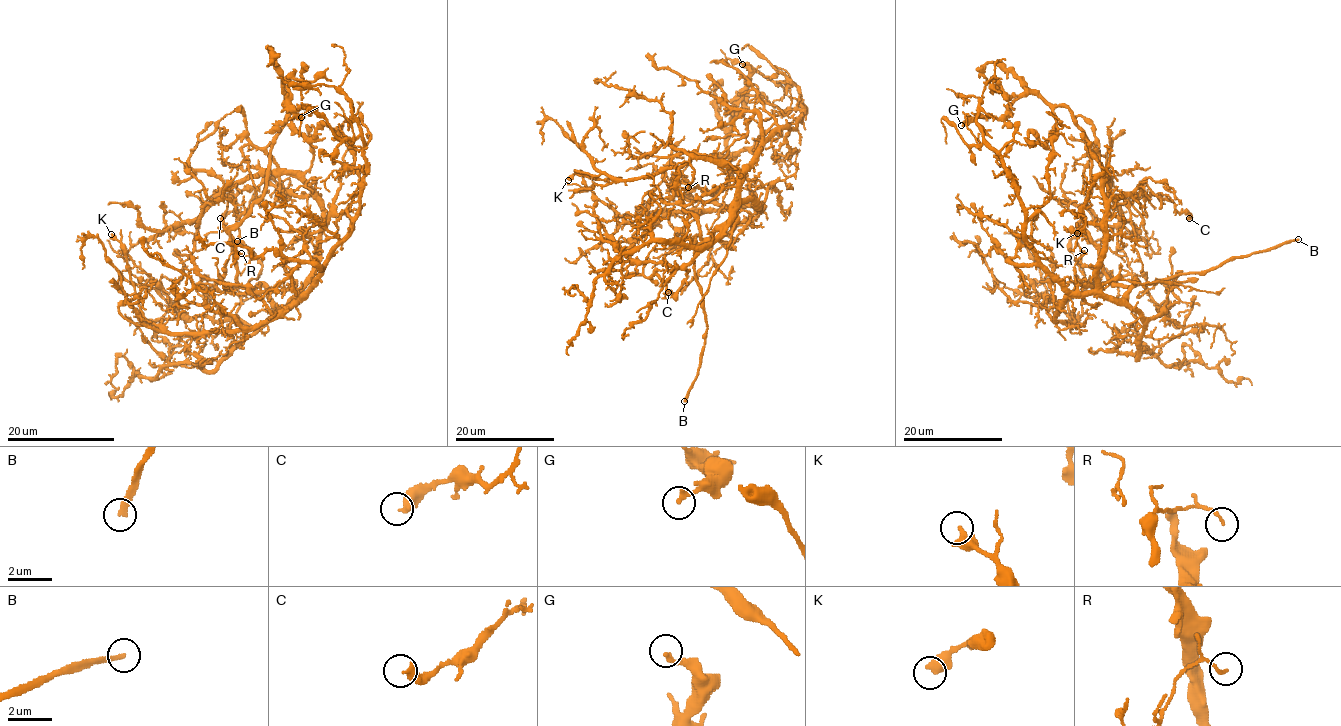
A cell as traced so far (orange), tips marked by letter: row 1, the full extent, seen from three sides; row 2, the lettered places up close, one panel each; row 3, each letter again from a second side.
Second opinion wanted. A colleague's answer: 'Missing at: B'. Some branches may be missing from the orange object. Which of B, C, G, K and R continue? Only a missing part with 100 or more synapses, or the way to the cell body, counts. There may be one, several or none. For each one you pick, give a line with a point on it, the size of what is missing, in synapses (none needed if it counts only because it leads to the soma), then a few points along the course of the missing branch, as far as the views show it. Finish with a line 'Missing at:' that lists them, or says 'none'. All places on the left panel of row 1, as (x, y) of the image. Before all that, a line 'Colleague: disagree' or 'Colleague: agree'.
Colleague: agree
B: place (237, 241)
Missing at: B

